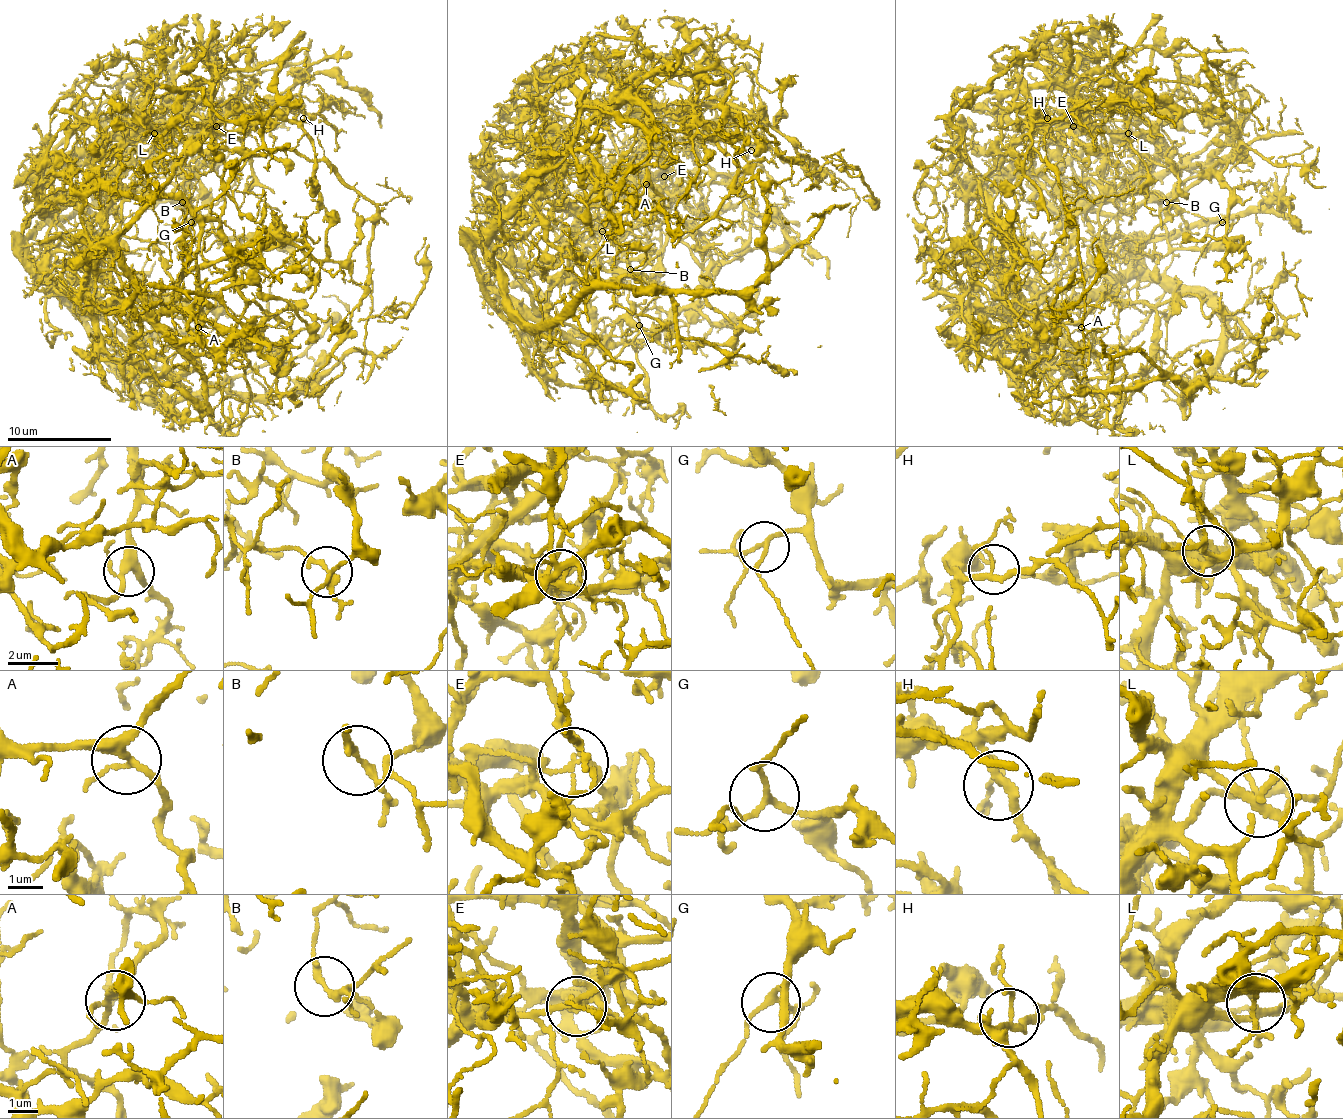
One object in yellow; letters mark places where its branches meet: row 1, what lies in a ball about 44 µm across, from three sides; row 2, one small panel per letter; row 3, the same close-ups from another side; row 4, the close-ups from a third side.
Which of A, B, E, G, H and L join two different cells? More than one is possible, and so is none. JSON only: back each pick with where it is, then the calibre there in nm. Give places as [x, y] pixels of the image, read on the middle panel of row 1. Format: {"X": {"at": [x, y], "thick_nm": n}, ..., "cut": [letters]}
{"B": {"at": [630, 269], "thick_nm": 160}, "E": {"at": [664, 176], "thick_nm": 160}, "cut": ["B", "E"]}

